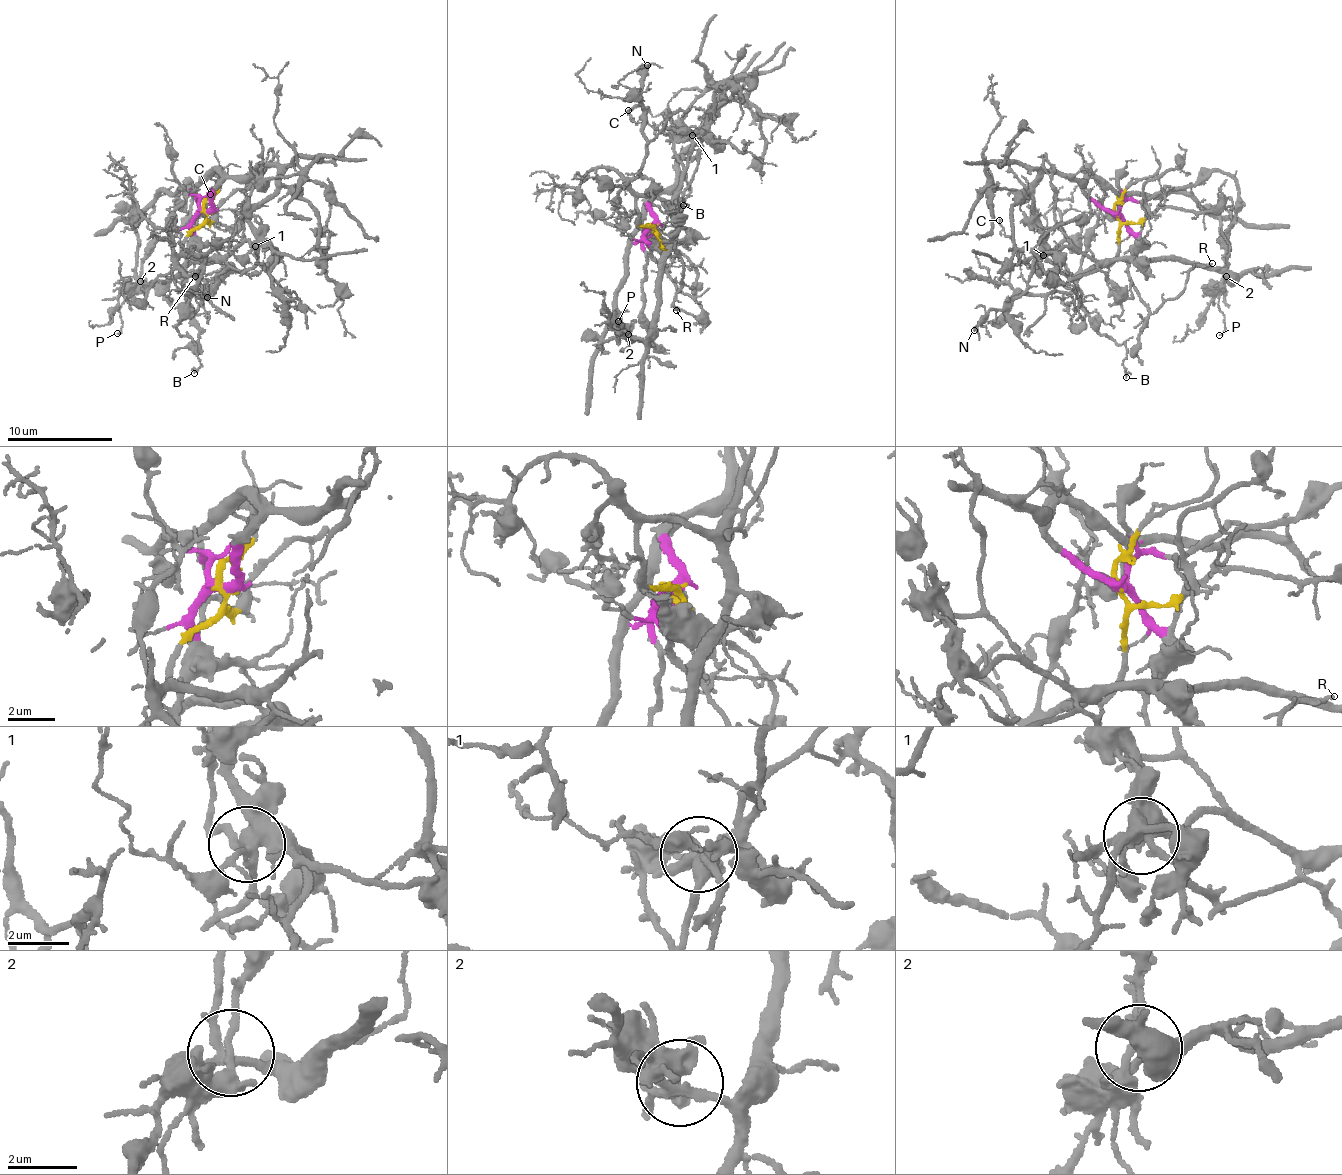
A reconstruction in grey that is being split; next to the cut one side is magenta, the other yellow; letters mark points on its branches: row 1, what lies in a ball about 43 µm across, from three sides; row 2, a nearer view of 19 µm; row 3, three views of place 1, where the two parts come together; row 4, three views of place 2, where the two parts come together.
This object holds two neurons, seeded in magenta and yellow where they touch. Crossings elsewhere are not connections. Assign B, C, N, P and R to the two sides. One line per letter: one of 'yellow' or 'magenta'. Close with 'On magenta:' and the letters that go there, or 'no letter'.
B: yellow
C: yellow
N: yellow
P: magenta
R: magenta
On magenta: P, R

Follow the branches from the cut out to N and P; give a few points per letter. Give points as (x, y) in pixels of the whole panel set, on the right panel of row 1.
N: (1117, 215), (1117, 251), (1108, 264), (1092, 267), (1069, 291), (1013, 296), (997, 316), (973, 329)
P: (1117, 215), (1129, 199), (1147, 202), (1215, 171), (1234, 179), (1220, 334)

